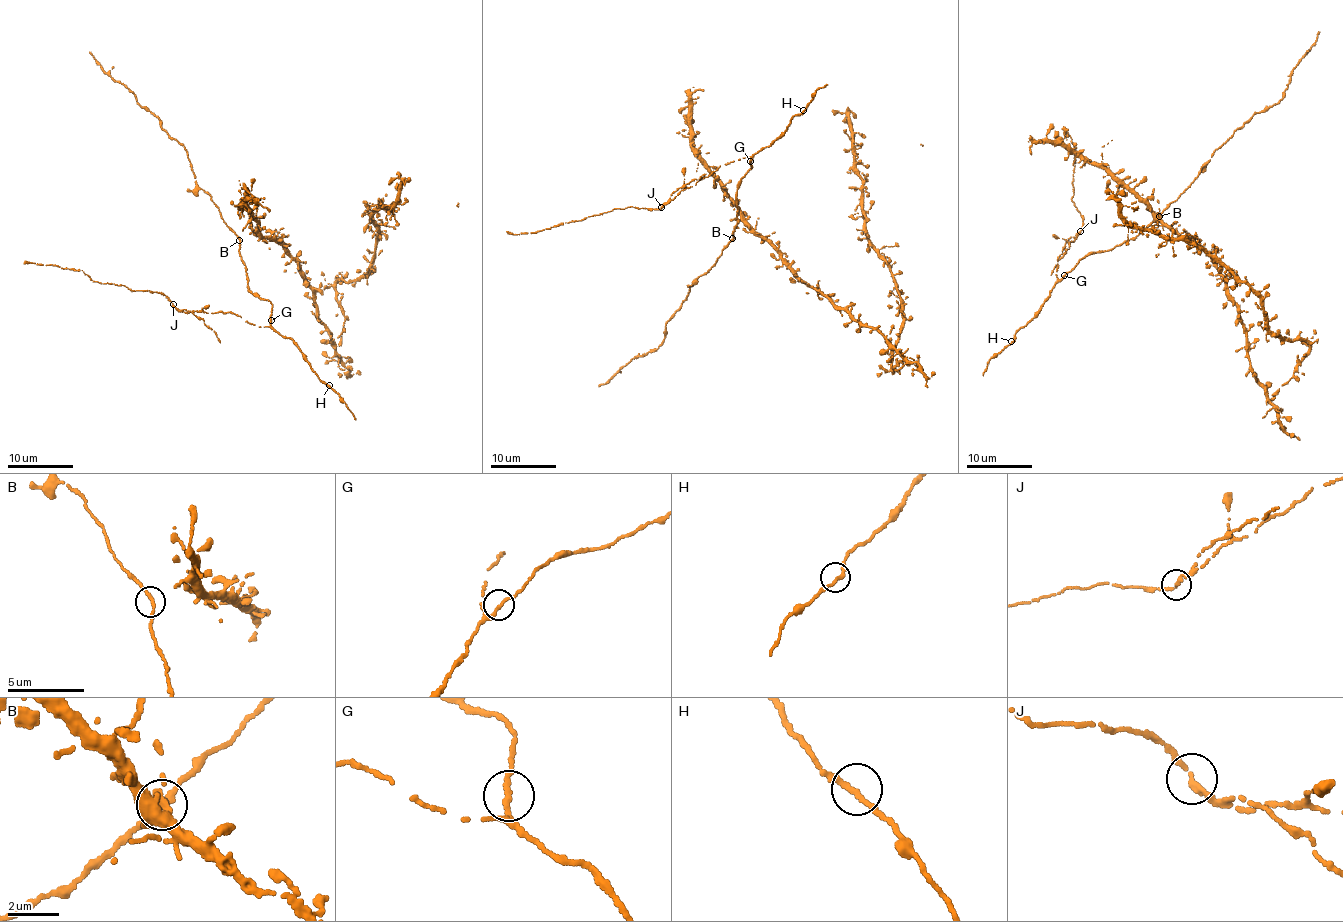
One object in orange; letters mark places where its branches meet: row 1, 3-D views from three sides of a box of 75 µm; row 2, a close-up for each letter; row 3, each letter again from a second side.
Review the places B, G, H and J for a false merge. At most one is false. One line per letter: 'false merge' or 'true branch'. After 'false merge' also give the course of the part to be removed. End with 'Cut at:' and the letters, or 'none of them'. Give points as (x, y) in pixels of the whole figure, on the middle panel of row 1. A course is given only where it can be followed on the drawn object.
B: true branch
G: true branch
H: true branch
J: true branch
Cut at: none of them

